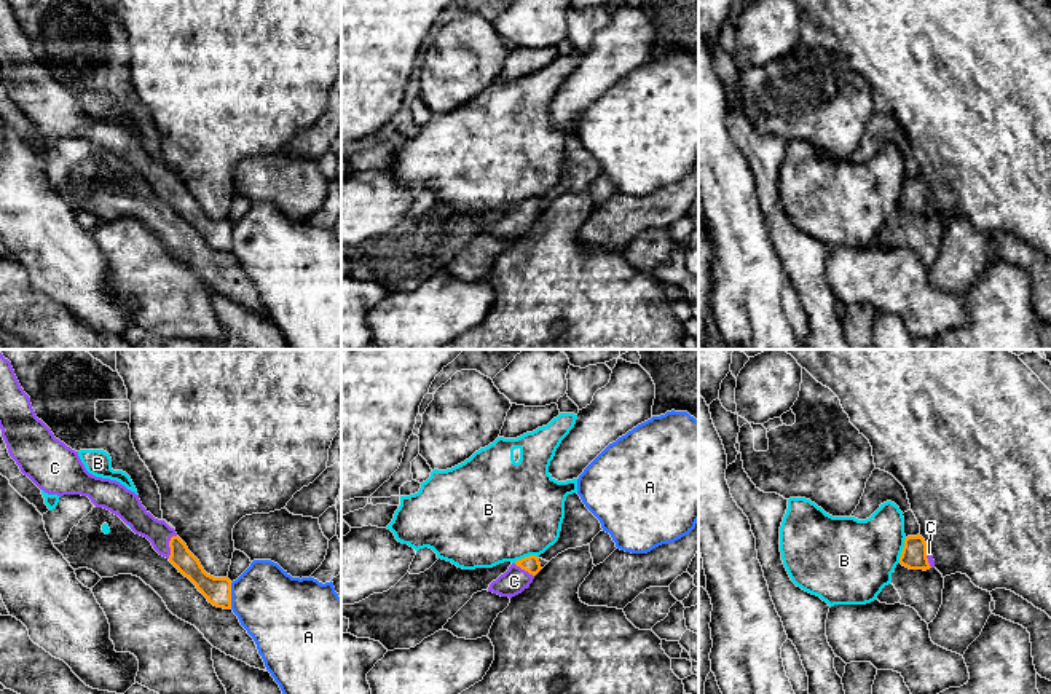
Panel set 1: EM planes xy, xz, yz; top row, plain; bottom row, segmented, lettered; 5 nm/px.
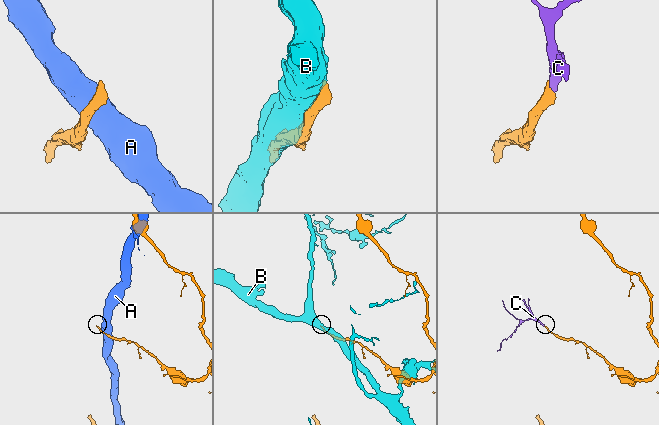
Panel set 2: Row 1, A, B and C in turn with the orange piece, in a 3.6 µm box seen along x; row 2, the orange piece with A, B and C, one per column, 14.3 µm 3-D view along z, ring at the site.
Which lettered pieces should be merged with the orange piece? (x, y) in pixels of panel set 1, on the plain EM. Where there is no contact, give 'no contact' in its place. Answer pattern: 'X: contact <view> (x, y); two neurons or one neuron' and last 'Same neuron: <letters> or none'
A: contact xy (230, 238); two neurons
B: contact yz (903, 193); two neurons
C: contact xy (169, 189); one neuron
Same neuron: C

